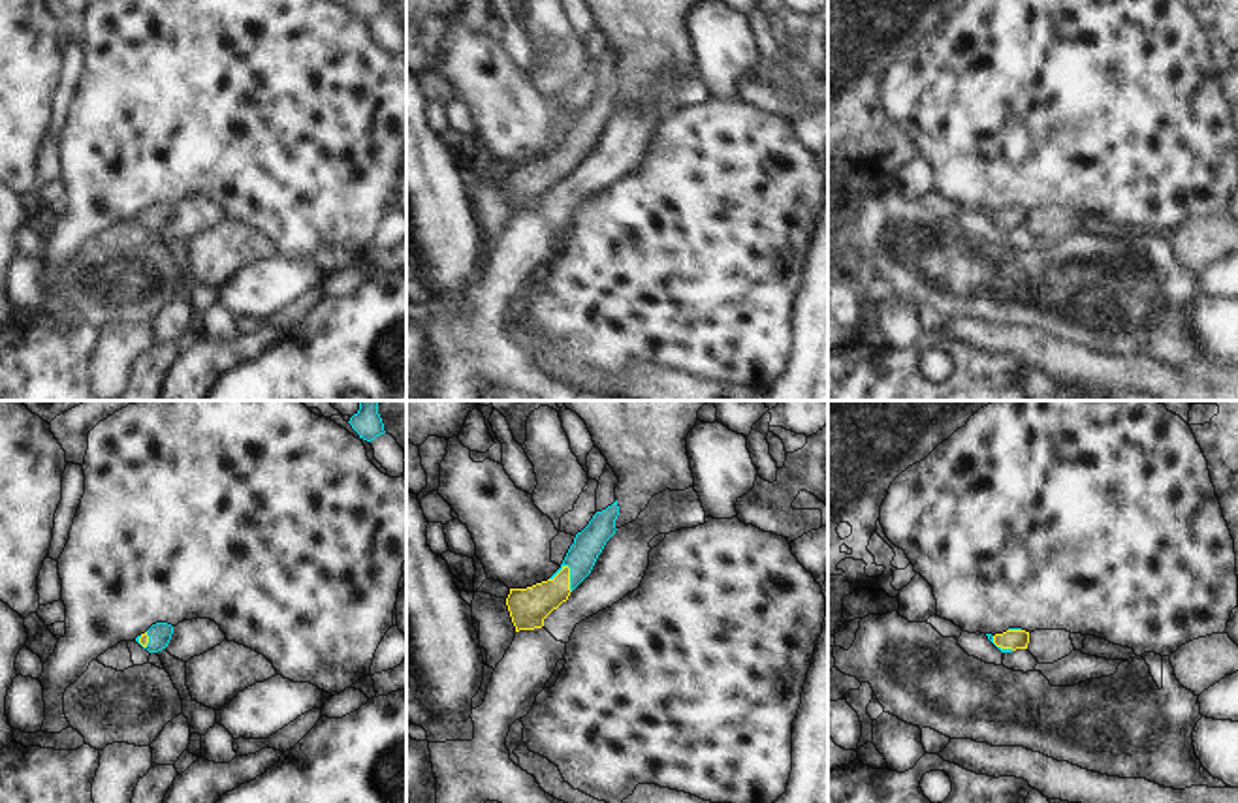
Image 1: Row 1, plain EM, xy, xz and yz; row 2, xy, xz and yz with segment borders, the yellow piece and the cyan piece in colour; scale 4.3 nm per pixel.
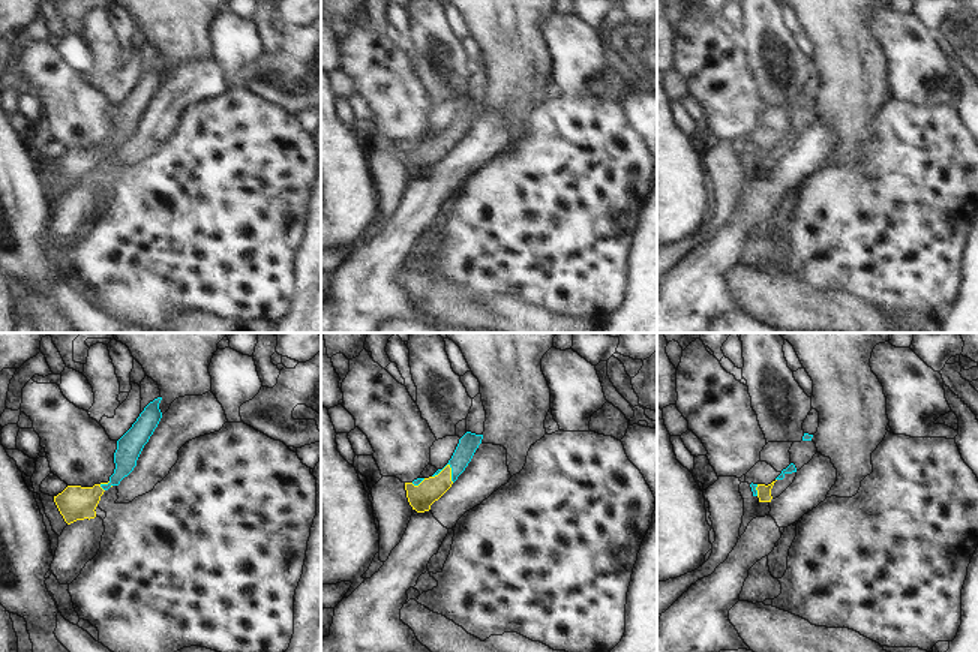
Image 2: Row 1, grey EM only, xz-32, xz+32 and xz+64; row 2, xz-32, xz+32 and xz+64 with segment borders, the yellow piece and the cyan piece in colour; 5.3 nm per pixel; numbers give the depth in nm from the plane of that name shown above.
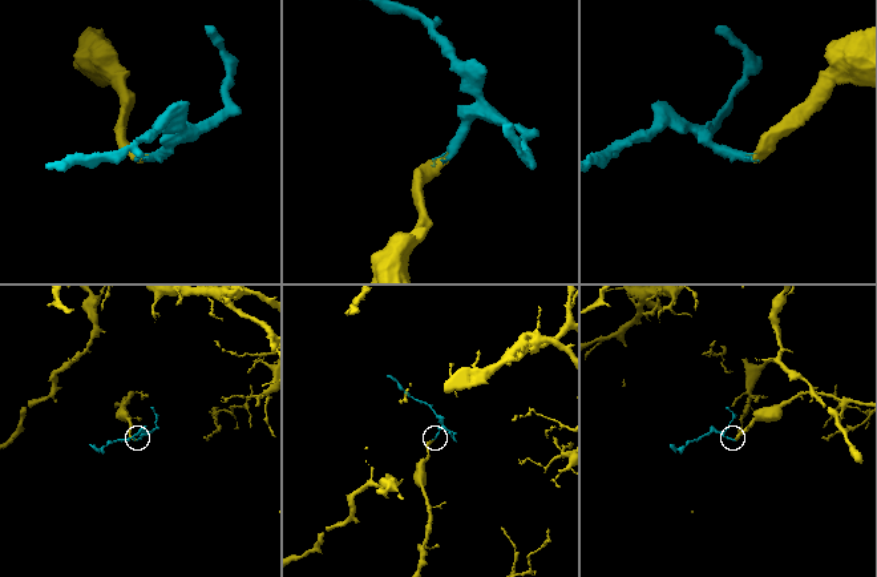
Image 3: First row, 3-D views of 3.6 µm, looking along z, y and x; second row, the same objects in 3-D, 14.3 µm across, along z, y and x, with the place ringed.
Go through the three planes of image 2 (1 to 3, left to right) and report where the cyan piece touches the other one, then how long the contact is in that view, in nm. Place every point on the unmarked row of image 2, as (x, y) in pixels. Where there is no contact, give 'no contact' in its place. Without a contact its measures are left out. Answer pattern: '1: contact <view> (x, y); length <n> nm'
1: contact xz-32 (104, 147); length 70 nm
2: contact xz+32 (443, 134); length 120 nm
3: contact xz+64 (756, 153); length 60 nm

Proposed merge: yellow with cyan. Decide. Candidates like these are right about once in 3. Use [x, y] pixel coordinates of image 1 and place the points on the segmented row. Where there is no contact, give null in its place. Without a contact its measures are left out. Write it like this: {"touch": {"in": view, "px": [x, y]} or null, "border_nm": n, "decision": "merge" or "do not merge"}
{"touch": {"in": "xz", "px": [569, 578]}, "border_nm": 120, "decision": "merge"}

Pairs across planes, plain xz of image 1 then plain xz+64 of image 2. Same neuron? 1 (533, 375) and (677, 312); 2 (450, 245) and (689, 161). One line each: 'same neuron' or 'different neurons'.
1: same neuron
2: same neuron

